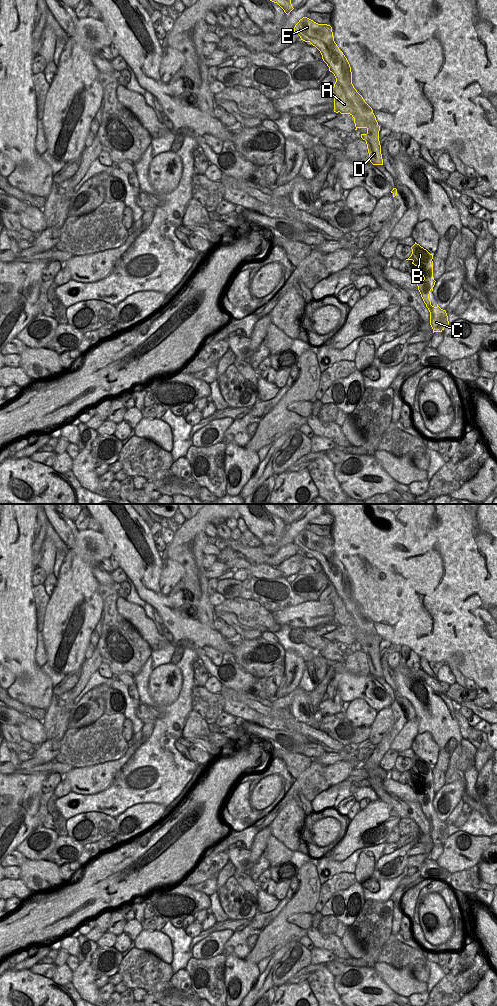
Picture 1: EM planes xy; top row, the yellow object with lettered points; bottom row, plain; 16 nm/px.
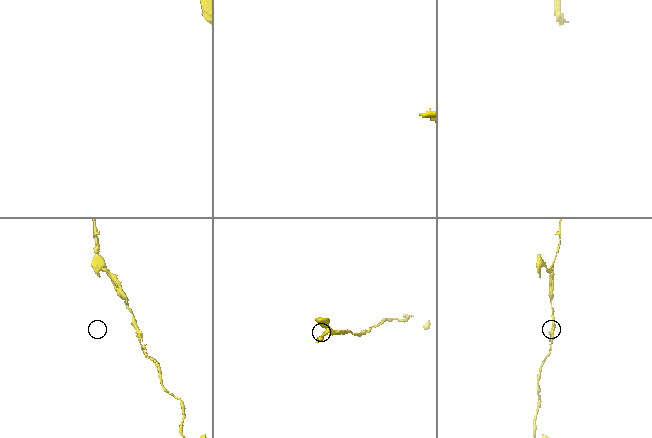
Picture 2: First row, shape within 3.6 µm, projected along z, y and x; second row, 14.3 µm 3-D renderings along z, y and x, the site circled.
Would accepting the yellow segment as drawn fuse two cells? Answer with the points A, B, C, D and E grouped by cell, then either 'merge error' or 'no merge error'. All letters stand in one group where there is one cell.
groups A / B C D E; merge error

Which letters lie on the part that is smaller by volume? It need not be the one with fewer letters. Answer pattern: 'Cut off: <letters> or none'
Cut off: A

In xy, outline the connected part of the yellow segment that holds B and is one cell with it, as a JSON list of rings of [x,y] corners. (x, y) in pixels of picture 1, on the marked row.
[[[416,242],[411,249],[412,254],[406,260],[412,260],[412,264],[414,264],[419,271],[416,273],[416,277],[412,278],[415,280],[421,297],[430,312],[430,325],[433,329],[433,333],[442,332],[449,326],[447,313],[441,309],[438,304],[436,307],[432,306],[429,299],[430,291],[433,291],[436,282],[433,277],[433,255]]]

